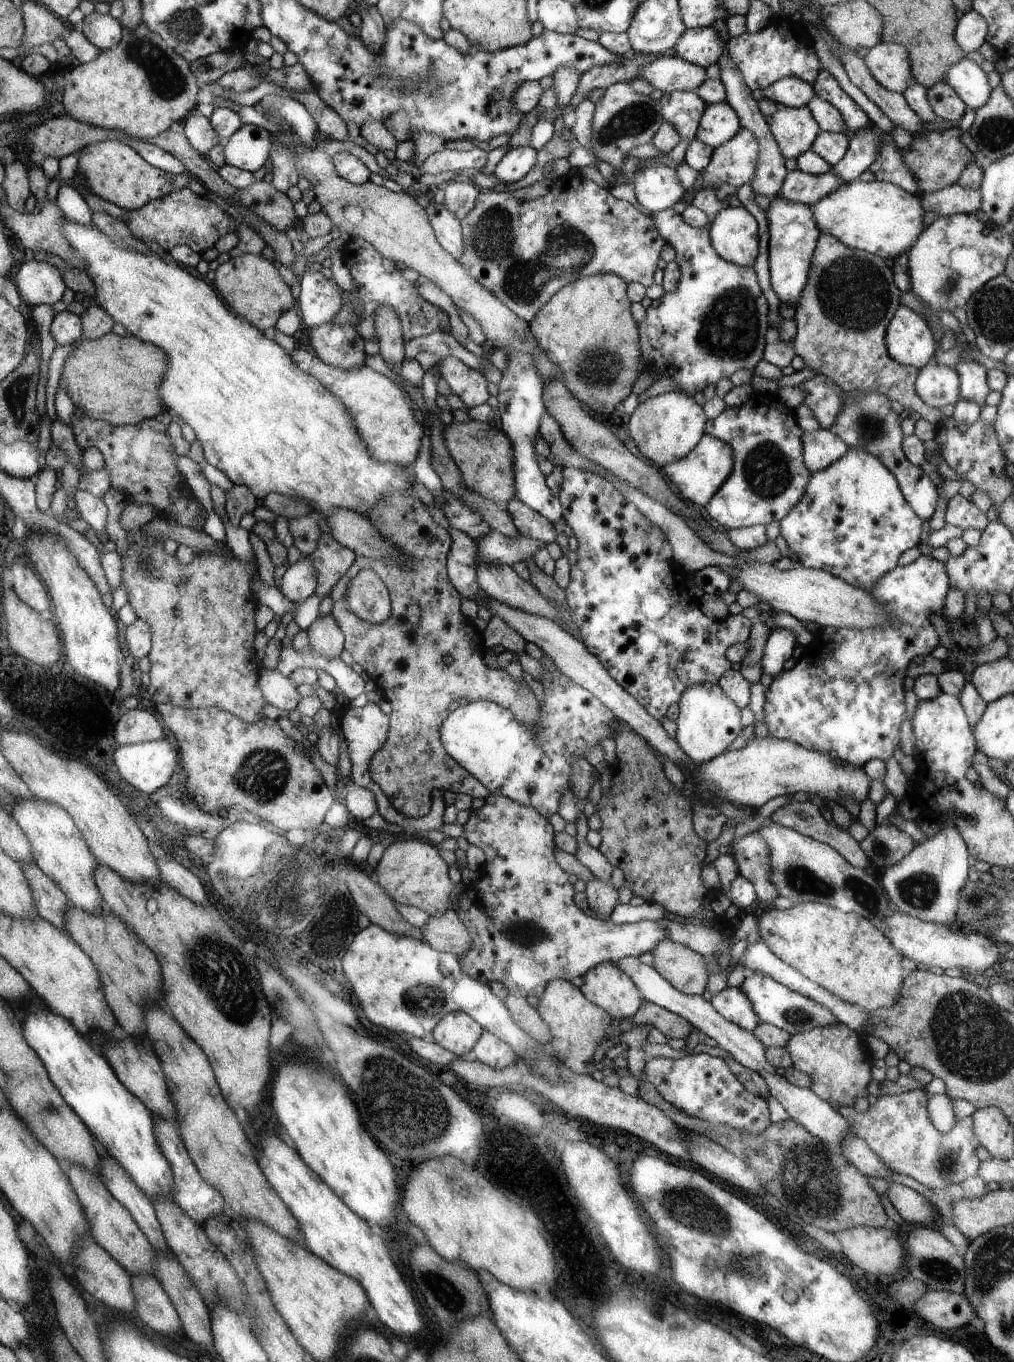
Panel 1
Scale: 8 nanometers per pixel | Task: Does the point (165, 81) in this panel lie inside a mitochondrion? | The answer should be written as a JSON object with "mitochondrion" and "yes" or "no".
{"mitochondrion":"yes"}

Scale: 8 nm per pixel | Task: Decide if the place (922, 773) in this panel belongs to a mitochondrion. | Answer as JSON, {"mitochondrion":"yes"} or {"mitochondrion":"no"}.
{"mitochondrion":"no"}

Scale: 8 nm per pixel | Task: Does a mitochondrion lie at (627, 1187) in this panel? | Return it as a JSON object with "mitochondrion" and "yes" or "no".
{"mitochondrion":"no"}

